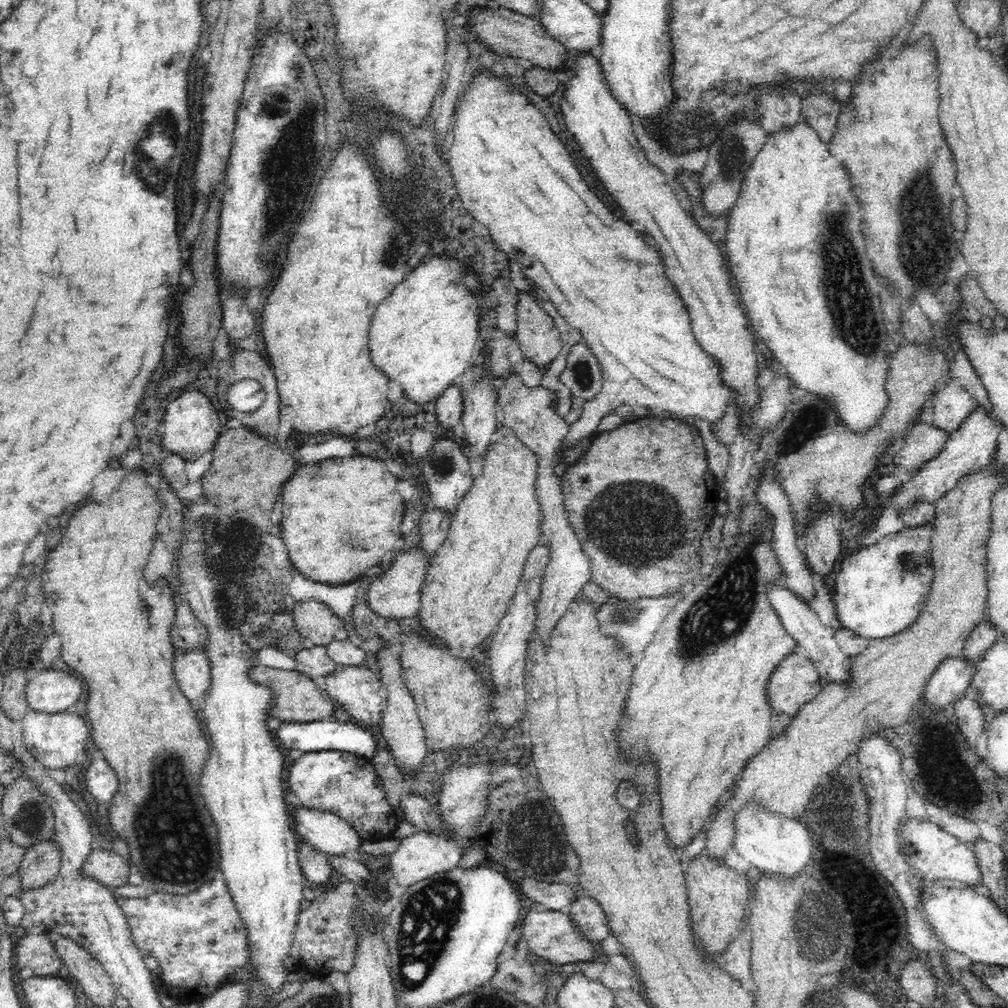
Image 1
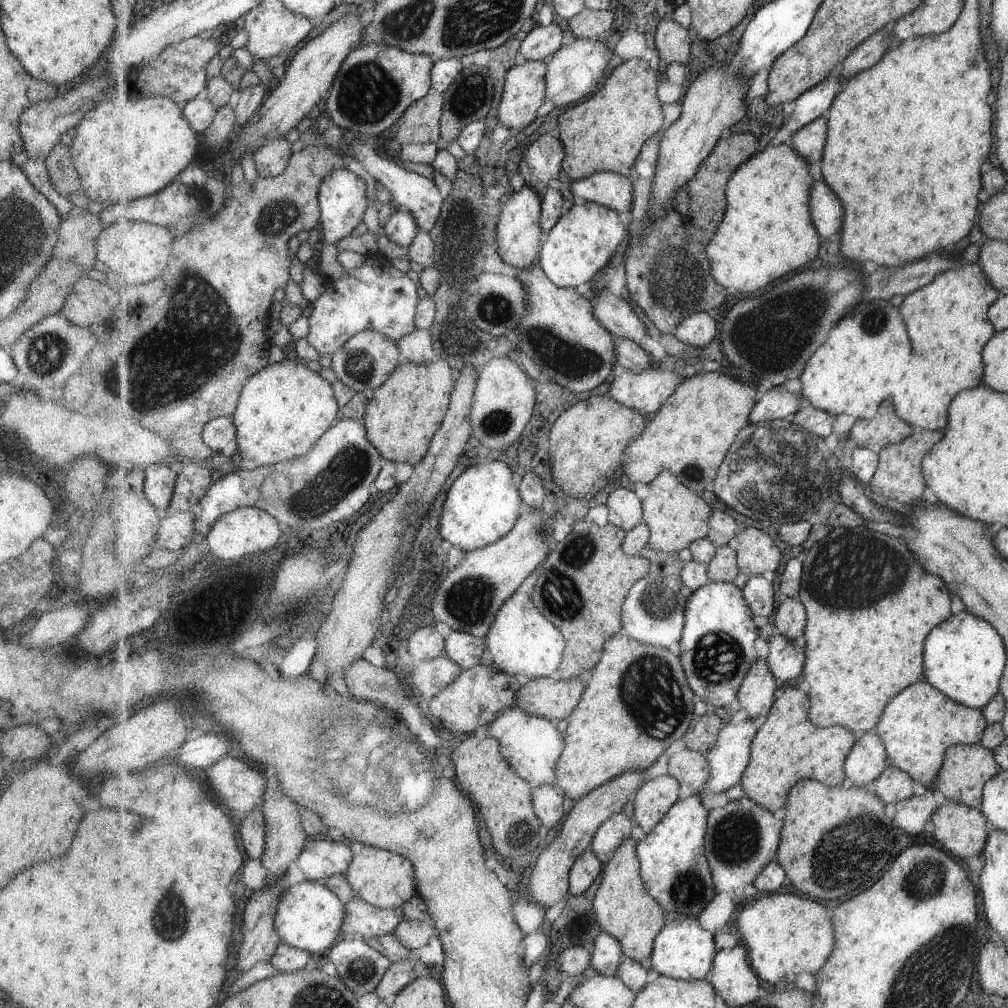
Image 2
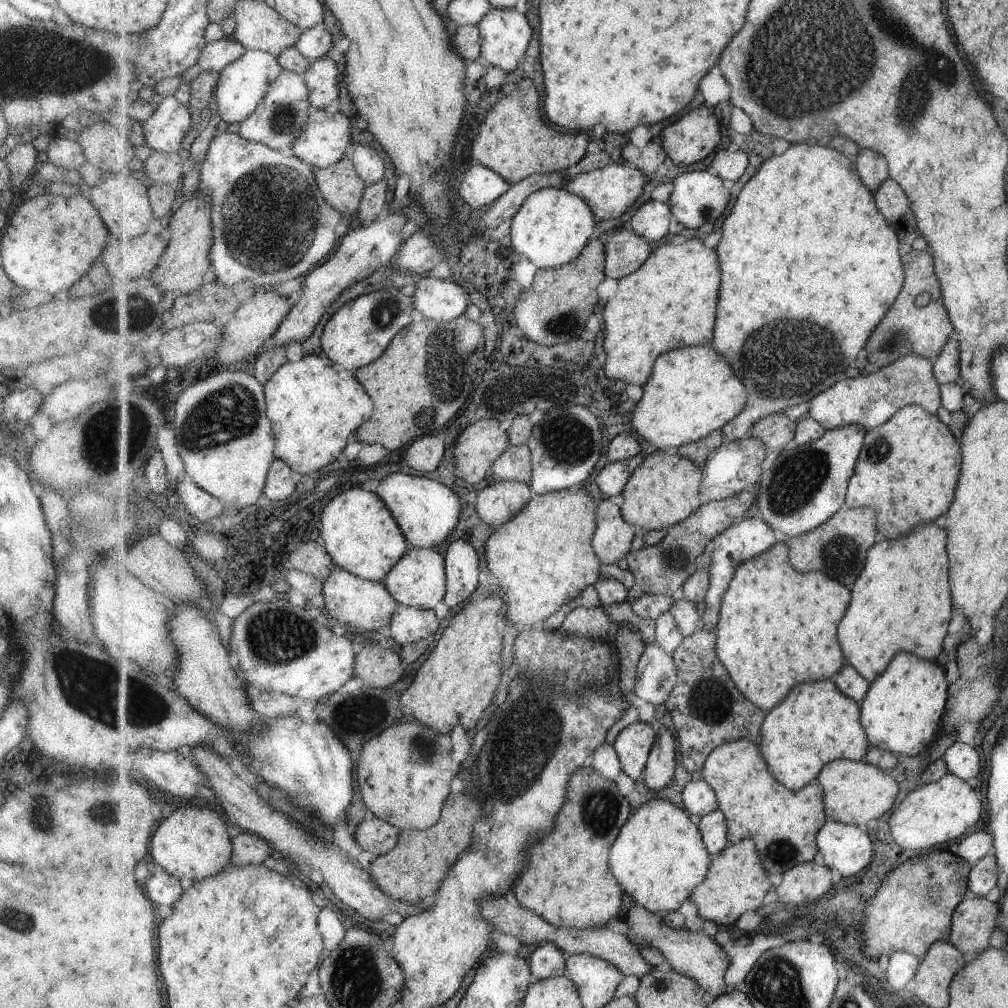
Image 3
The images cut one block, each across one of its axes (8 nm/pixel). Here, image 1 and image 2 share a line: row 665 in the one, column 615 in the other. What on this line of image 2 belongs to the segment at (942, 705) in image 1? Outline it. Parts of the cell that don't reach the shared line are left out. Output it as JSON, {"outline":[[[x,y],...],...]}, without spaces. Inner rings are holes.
{"outline":[[[605,931],[599,933],[594,942],[592,968],[604,975],[618,975],[619,966],[625,960],[621,942]]]}

